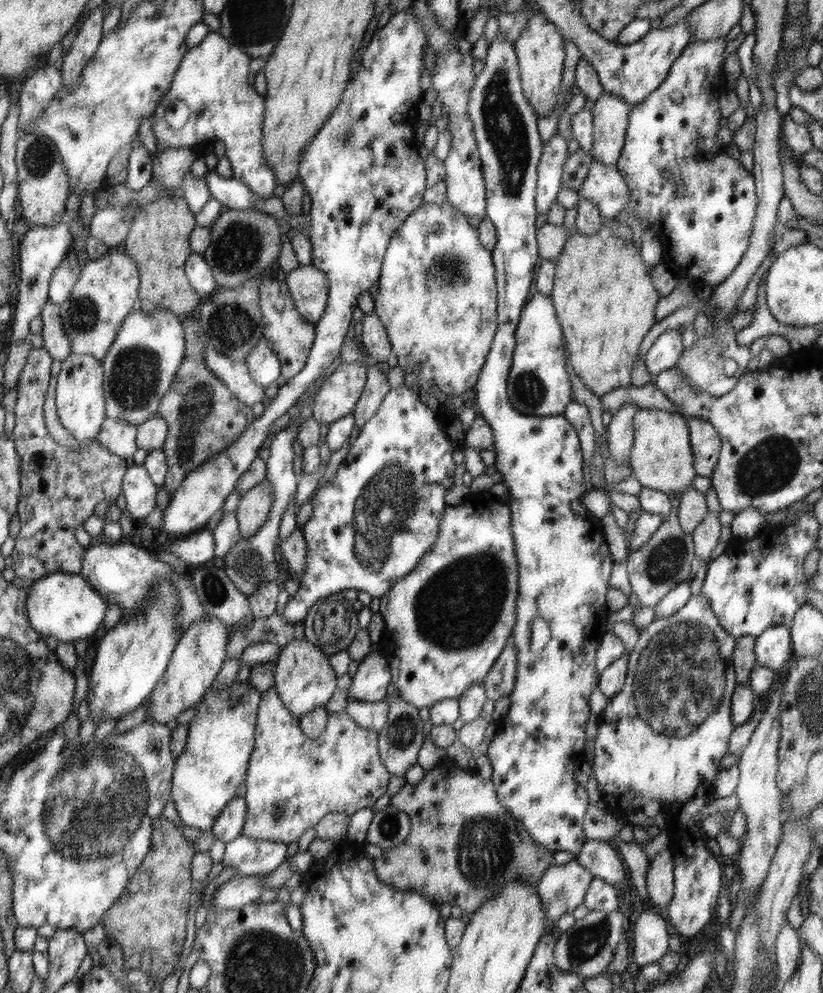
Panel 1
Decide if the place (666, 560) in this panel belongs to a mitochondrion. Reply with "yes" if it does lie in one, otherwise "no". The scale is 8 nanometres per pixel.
yes

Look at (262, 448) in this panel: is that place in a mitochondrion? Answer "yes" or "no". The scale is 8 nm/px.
no

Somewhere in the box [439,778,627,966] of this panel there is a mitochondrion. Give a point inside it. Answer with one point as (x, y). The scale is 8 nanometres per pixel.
(485, 846)

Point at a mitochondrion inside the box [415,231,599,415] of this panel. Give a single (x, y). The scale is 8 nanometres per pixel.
(450, 267)

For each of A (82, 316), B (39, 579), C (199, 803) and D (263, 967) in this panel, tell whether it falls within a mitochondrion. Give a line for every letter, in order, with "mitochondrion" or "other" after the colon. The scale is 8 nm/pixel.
A: mitochondrion
B: other
C: other
D: mitochondrion

